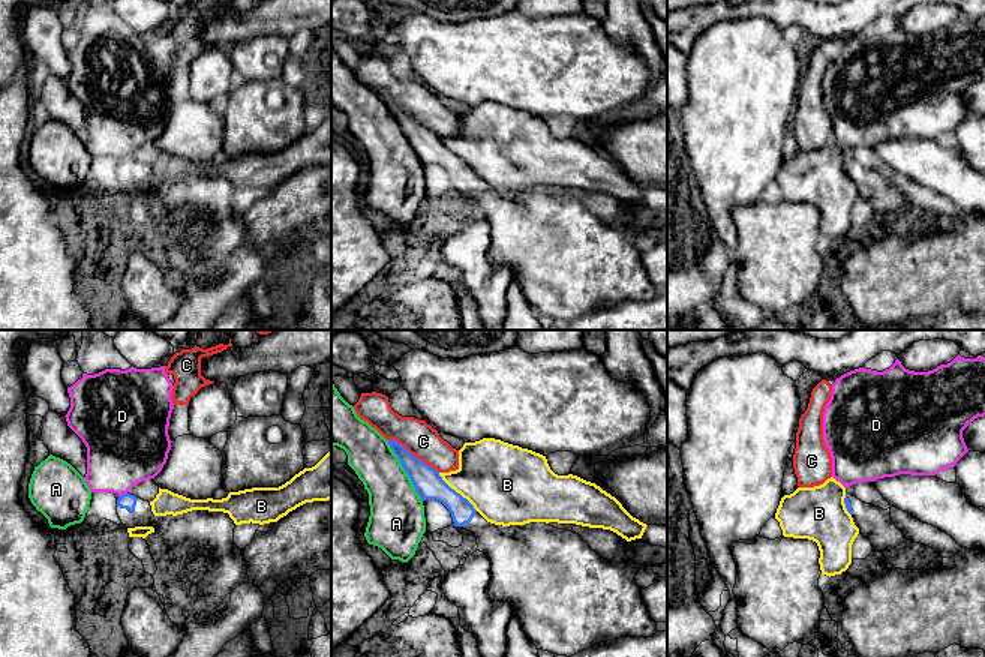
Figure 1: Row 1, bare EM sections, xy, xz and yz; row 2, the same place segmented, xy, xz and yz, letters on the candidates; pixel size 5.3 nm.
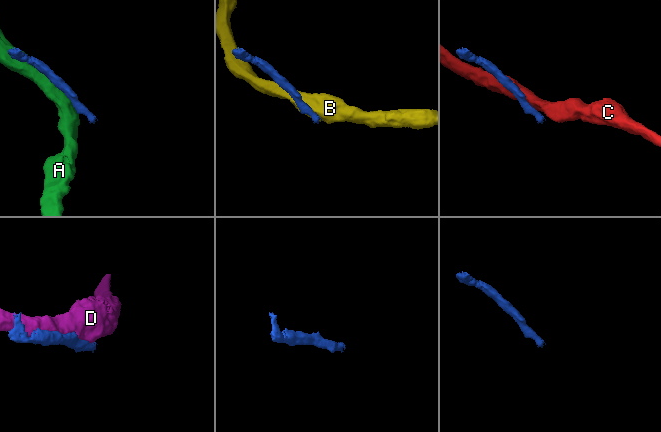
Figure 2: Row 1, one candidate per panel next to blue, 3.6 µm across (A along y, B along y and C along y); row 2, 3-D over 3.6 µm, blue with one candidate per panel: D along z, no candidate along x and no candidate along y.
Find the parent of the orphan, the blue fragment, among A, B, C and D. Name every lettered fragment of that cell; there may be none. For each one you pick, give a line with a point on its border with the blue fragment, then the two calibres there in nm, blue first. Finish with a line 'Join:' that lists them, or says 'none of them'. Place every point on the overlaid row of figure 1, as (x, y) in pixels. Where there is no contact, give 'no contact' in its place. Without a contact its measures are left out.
Join: none of them

